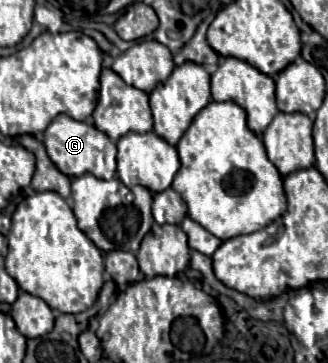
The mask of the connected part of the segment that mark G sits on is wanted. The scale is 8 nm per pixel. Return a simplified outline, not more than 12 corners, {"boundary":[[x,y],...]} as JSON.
{"boundary":[[60,114],[44,132],[62,174],[116,176],[116,144]]}

